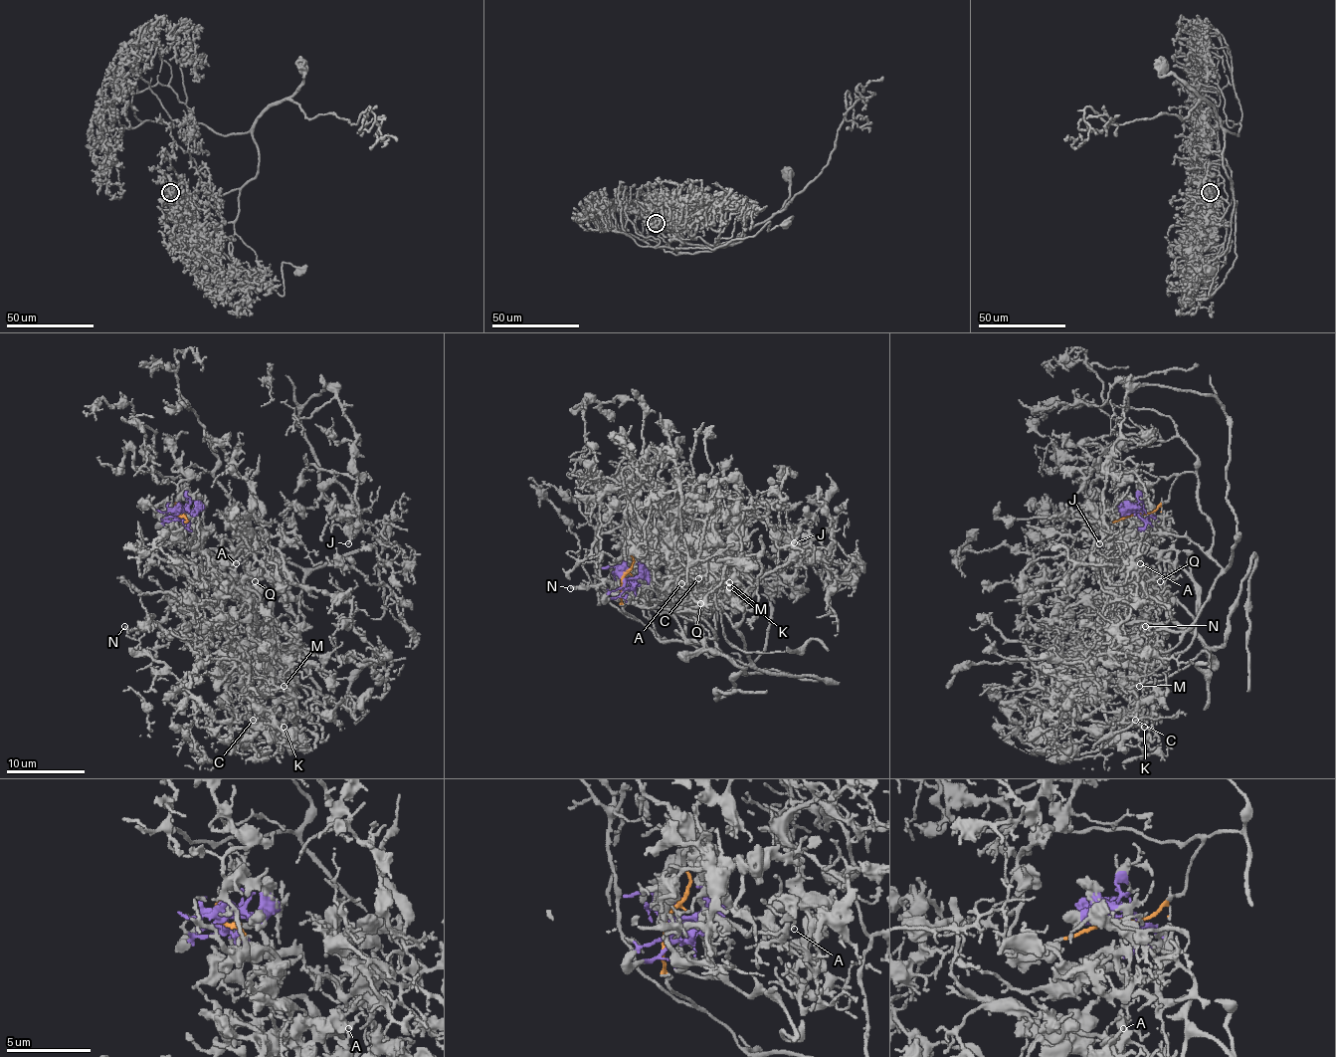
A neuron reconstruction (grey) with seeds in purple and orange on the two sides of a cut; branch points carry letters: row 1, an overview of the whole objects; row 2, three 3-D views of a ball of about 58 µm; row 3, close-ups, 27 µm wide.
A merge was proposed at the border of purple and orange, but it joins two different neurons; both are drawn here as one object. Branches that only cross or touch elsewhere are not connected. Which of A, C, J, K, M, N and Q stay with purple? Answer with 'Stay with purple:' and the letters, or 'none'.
Stay with purple: A, C, K, M, N, Q

